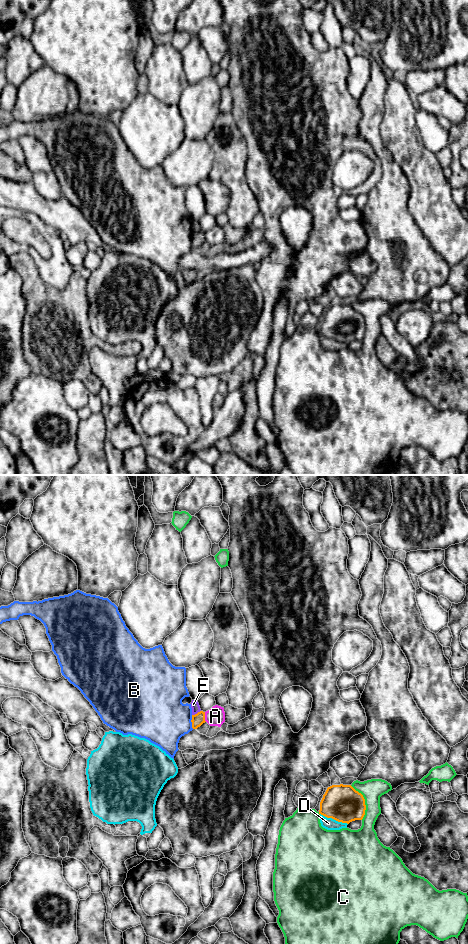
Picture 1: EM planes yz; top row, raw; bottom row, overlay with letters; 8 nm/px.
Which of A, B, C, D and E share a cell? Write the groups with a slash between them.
A / B / C / D / E

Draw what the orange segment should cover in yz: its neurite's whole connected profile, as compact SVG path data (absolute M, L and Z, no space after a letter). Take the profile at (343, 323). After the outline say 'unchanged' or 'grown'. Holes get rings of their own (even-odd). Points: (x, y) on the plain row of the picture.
M340 304L327 308L320 322L319 334L349 344L355 340L362 340L365 330L363 315L351 305Z | unchanged

